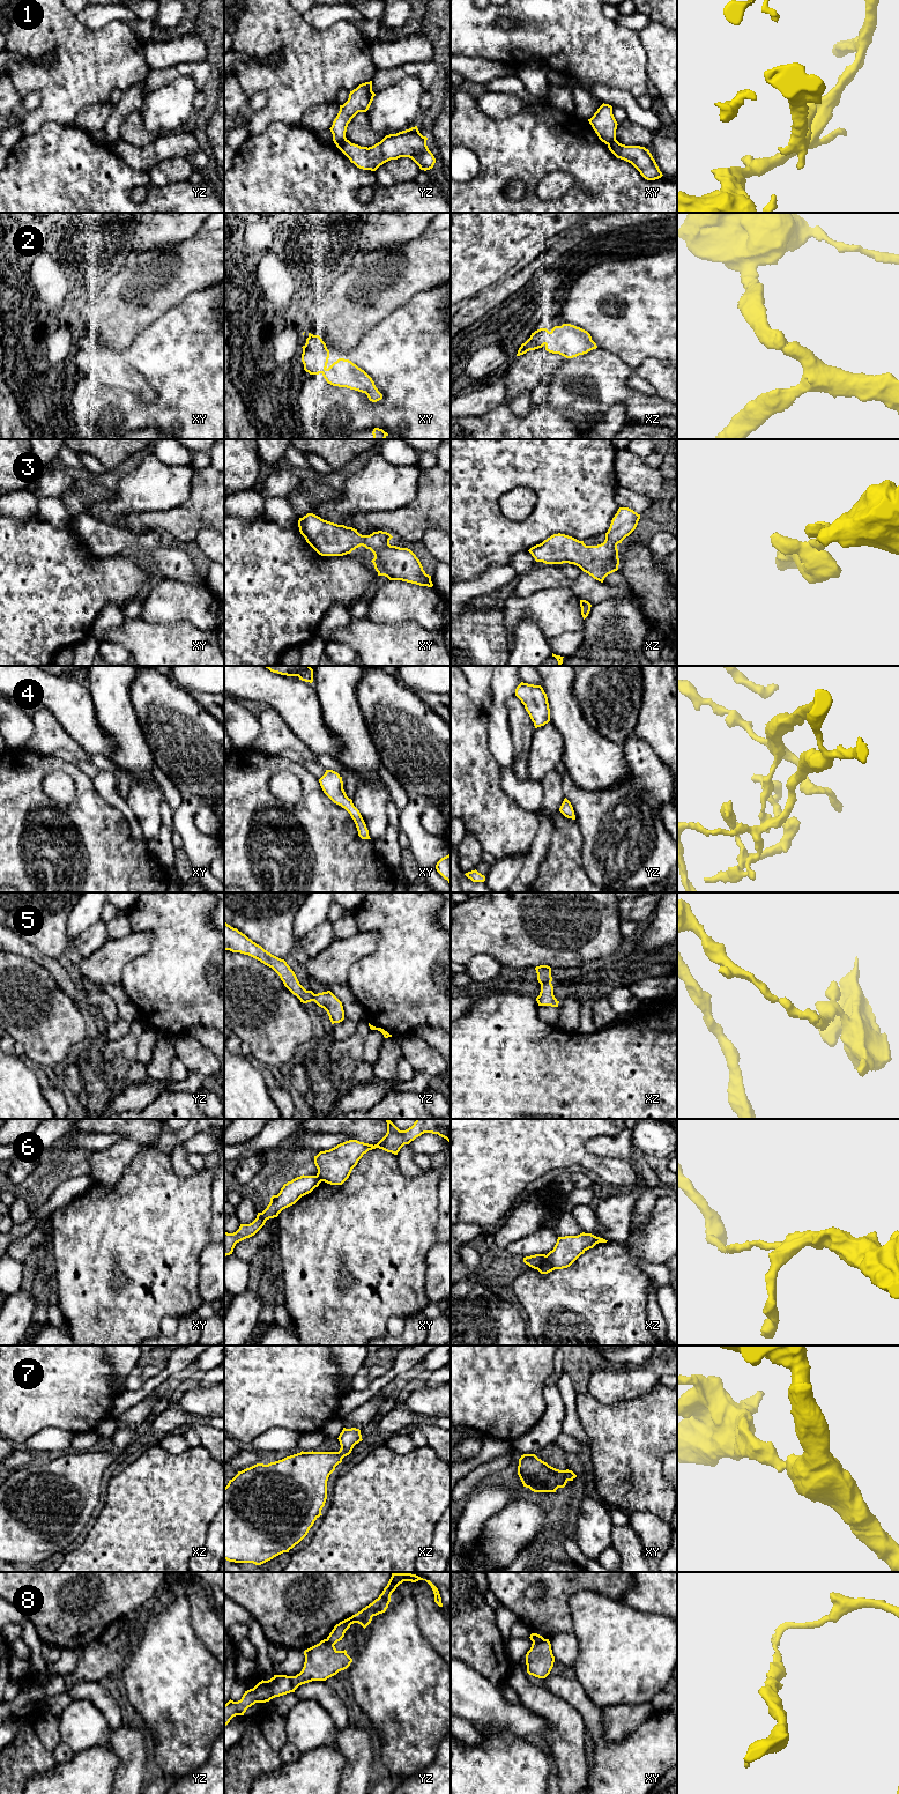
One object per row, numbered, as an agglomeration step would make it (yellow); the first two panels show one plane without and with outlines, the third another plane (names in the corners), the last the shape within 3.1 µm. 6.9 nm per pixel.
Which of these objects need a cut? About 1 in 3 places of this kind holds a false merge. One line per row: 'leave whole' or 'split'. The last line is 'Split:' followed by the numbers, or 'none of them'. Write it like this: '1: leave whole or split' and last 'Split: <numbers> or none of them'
1: split
2: leave whole
3: leave whole
4: leave whole
5: leave whole
6: split
7: leave whole
8: split
Split: 1, 6, 8

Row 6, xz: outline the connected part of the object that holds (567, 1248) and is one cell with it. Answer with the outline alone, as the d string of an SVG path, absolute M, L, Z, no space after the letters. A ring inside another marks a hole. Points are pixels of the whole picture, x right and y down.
M580 1233L578 1236L558 1237L552 1251L550 1251L537 1269L541 1274L548 1274L555 1269L570 1267L587 1250L593 1248L599 1243L608 1240L592 1233Z

